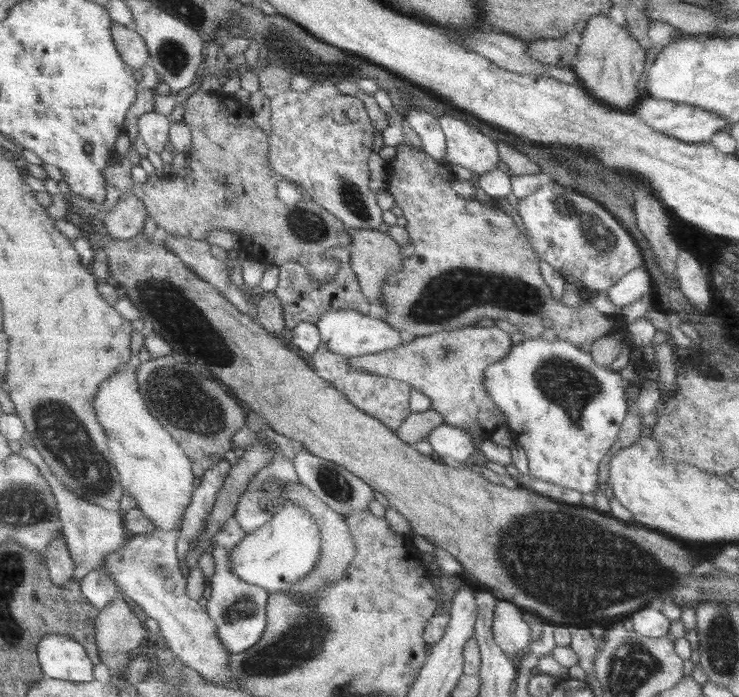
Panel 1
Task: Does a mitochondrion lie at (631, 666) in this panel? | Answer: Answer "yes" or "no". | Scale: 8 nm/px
yes

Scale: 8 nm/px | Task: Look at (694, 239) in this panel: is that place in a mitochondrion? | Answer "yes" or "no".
no

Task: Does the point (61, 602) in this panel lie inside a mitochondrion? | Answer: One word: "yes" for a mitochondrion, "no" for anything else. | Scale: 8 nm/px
no

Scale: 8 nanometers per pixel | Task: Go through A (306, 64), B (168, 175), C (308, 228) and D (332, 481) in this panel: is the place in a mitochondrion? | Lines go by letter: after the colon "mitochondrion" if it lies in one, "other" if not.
A: other
B: other
C: mitochondrion
D: mitochondrion

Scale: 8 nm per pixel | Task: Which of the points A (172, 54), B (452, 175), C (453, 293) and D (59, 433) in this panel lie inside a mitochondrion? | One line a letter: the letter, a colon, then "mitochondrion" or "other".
A: mitochondrion
B: other
C: mitochondrion
D: mitochondrion

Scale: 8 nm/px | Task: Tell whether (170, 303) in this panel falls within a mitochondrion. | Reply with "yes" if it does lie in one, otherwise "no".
yes

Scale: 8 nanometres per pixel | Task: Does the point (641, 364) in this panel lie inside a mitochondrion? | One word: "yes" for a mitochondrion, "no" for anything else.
no

